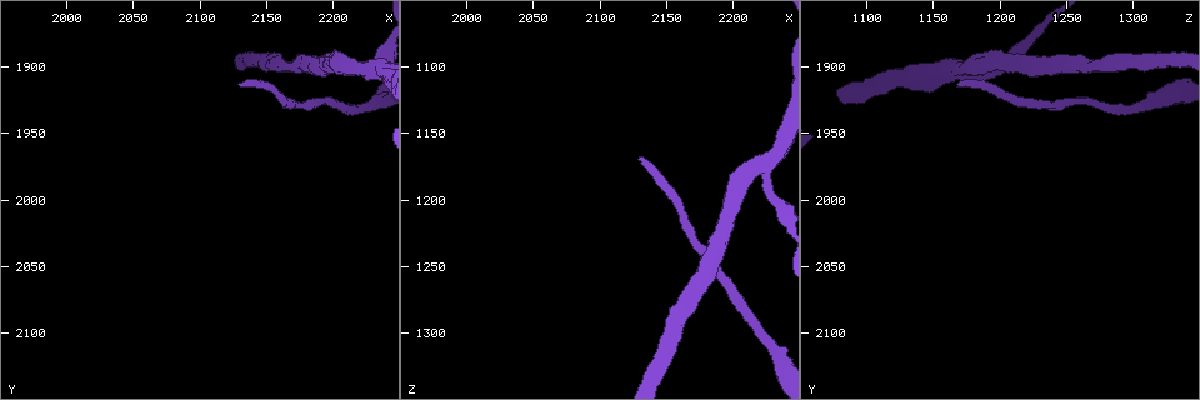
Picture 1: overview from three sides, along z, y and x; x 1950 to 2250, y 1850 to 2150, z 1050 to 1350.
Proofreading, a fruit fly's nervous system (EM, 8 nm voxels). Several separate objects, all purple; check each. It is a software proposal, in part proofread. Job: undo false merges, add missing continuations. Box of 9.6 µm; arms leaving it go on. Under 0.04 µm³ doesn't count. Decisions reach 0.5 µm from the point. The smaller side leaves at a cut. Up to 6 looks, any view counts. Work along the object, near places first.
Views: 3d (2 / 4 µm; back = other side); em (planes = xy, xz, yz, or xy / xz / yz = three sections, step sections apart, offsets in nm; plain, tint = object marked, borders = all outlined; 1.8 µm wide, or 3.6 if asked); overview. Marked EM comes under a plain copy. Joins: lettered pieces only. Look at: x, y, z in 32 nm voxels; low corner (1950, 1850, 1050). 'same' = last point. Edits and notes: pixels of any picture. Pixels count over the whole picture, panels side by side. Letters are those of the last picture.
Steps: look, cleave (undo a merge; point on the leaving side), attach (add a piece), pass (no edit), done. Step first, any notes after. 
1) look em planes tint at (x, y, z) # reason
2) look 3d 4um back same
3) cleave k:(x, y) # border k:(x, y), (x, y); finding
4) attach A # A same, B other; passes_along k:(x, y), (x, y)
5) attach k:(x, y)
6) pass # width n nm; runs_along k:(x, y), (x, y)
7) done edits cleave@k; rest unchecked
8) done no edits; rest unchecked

look em planes borders at (2232, 1922, 1318) # sudden change in width

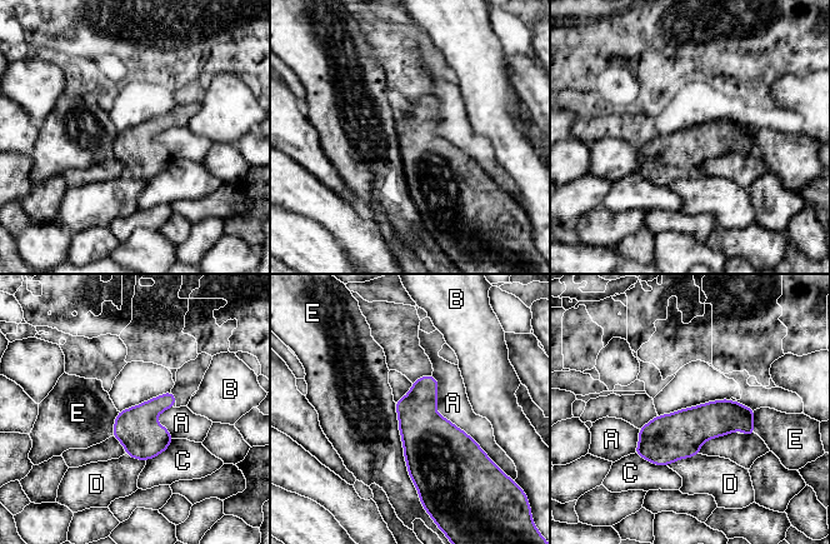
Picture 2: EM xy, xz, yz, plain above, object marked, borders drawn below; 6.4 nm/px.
pass # A other, B other, C other, D other, E other; border 2:(394, 403), (406, 470), (421, 500); continuous, no second neuron

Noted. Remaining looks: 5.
look em planes borders at (2222, 1900, 1174) # thin neck

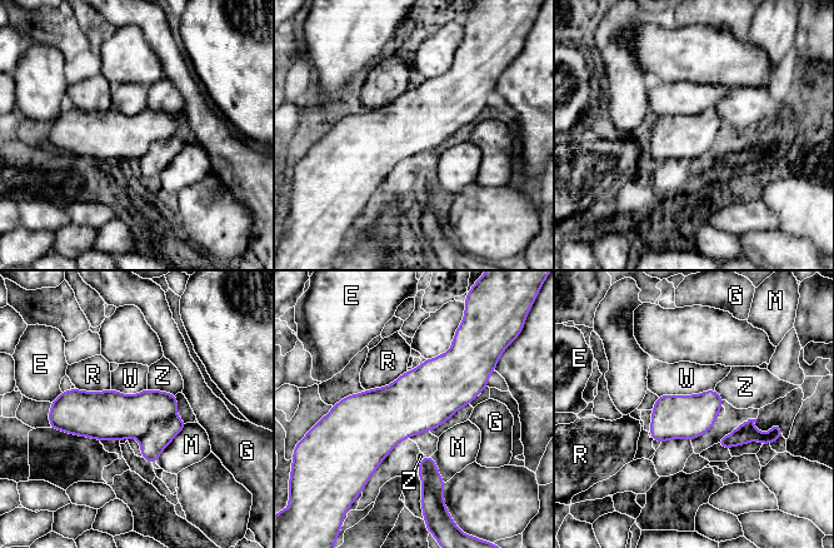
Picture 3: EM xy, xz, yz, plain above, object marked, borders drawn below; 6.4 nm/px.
pass # E other, G other, M other, R other, W other, Z other; border 3:(714, 388), (694, 394), (658, 397); continuous, no second neuron

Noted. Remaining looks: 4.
look em planes borders at (2130, 1912, 1168) # an open end

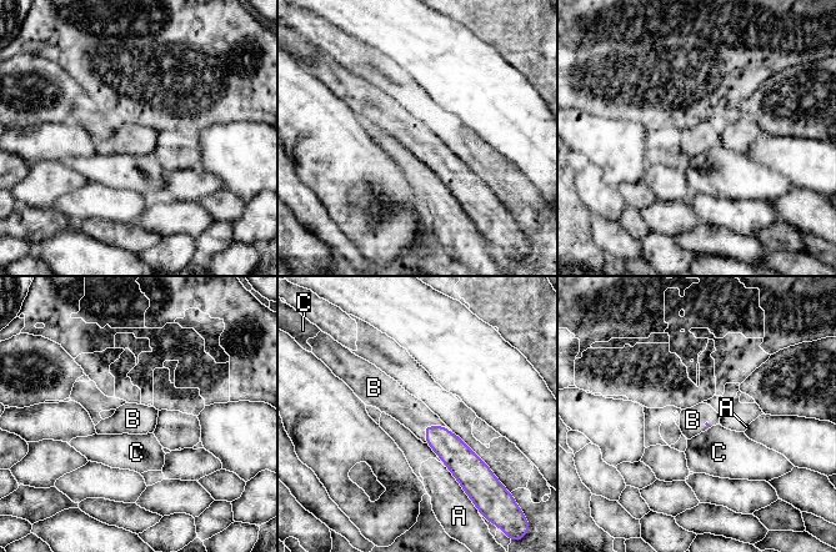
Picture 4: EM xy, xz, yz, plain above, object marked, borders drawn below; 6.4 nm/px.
attach B # A other, B same, C other; passes_along 4:(452, 451), (427, 425), (411, 412); the neuron continues

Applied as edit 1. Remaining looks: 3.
done edits attach@4; rest unchecked

